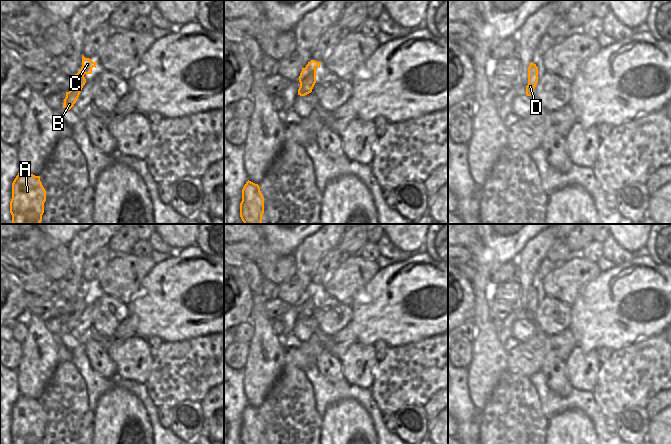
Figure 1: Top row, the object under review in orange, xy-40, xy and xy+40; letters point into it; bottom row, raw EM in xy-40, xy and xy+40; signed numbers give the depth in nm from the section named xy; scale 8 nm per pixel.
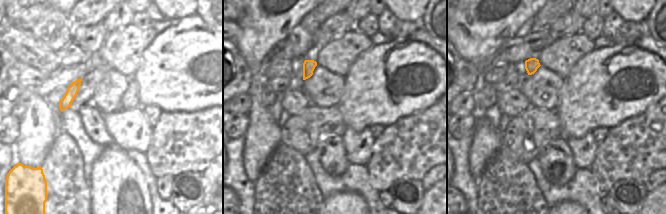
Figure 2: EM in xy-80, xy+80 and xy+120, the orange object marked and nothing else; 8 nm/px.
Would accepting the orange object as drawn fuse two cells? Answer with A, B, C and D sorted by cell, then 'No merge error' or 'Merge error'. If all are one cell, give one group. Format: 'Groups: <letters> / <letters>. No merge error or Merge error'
Groups: A B C D. No merge error

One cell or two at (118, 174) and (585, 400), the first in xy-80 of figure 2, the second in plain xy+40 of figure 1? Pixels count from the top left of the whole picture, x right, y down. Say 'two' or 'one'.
two

